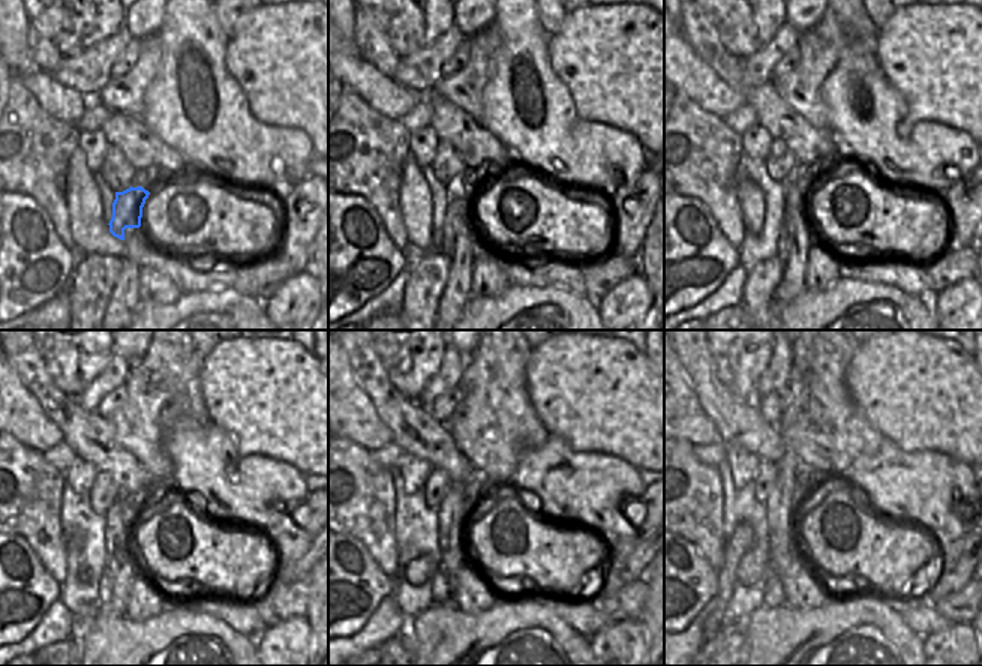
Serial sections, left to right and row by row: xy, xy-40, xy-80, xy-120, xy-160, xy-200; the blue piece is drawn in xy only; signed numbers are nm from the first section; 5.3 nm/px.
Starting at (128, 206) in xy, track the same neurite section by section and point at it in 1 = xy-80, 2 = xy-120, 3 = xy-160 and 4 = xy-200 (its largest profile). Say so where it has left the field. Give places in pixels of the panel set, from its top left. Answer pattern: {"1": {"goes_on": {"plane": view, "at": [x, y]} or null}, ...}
{"1": {"goes_on": {"plane": "xy-80", "at": [793, 218]}}, "2": {"goes_on": {"plane": "xy-120", "at": [107, 584]}}, "3": {"goes_on": {"plane": "xy-160", "at": [440, 591]}}, "4": {"goes_on": {"plane": "xy-200", "at": [772, 594]}}}

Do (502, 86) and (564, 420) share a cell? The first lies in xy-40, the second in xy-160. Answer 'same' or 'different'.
different

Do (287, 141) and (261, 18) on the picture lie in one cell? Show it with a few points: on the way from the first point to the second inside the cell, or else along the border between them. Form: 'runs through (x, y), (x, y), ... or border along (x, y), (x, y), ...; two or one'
border along (251, 111), (267, 125), (302, 129), (312, 143); two

